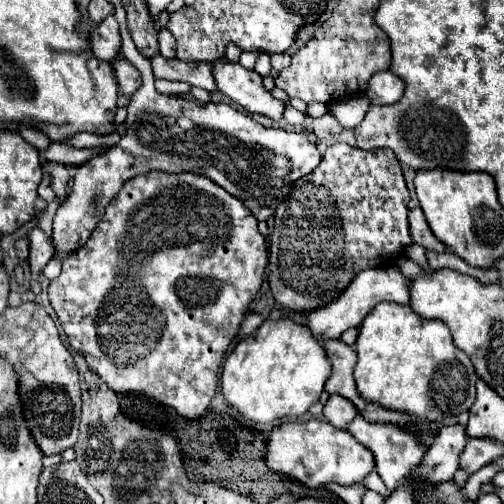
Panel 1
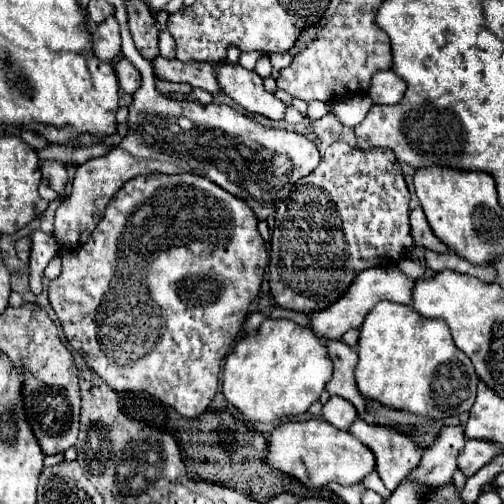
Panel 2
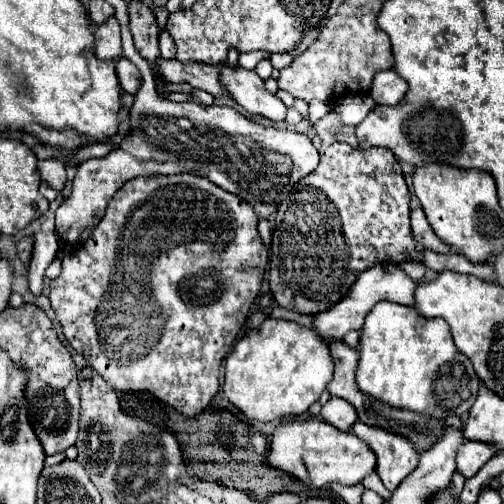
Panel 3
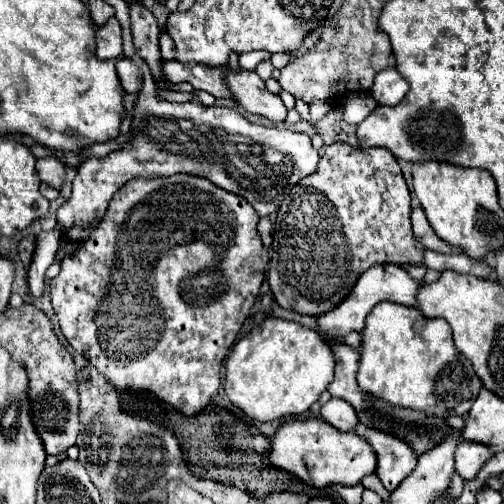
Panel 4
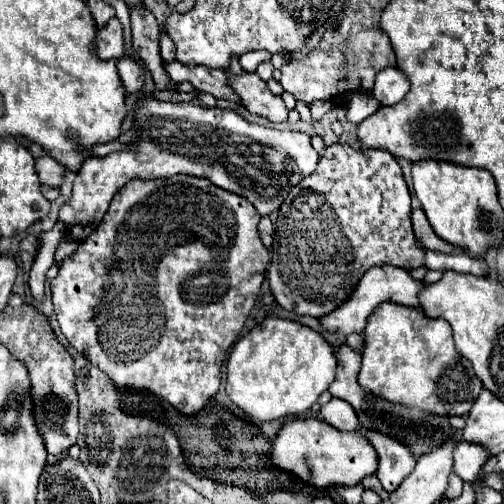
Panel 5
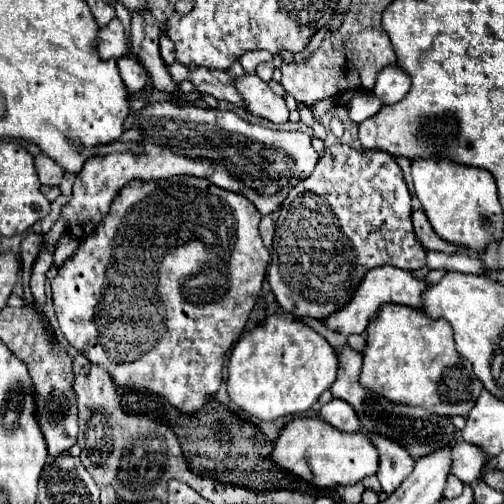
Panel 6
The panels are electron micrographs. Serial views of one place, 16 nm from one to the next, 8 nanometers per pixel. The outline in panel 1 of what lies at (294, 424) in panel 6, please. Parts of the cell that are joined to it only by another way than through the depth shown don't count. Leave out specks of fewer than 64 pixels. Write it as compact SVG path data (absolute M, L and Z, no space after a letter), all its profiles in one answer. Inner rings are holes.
M310 418L306 422L284 422L268 434L266 464L276 472L300 480L308 488L320 488L328 482L350 486L362 482L372 472L374 456L350 432L338 430L324 420Z

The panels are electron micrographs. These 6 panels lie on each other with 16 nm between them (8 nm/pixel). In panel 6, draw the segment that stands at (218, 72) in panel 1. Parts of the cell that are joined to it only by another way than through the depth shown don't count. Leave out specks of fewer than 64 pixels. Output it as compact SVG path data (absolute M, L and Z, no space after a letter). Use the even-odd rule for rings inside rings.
M246 74L236 78L236 88L244 96L248 110L260 118L266 118L274 124L288 122L288 108L282 96L274 94L266 82L262 82L256 74Z

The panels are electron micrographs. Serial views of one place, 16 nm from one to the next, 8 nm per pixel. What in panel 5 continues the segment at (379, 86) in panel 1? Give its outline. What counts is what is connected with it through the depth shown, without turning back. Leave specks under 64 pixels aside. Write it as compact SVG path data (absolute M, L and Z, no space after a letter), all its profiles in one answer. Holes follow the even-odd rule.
M388 66L384 68L384 72L378 72L372 94L382 104L396 104L406 96L408 90L410 90L410 80L396 66Z

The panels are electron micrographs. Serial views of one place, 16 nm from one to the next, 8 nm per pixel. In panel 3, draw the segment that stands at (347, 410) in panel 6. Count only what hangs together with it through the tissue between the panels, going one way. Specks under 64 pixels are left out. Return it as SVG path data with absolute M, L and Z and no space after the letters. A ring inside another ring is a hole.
M332 396L324 406L322 406L322 418L336 426L338 430L352 430L352 424L358 420L356 410L350 402Z

